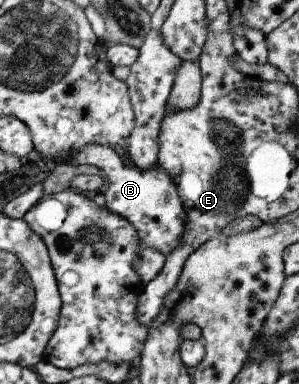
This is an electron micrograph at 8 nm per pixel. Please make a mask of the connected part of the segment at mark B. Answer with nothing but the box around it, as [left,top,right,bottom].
[71,144,187,256]

